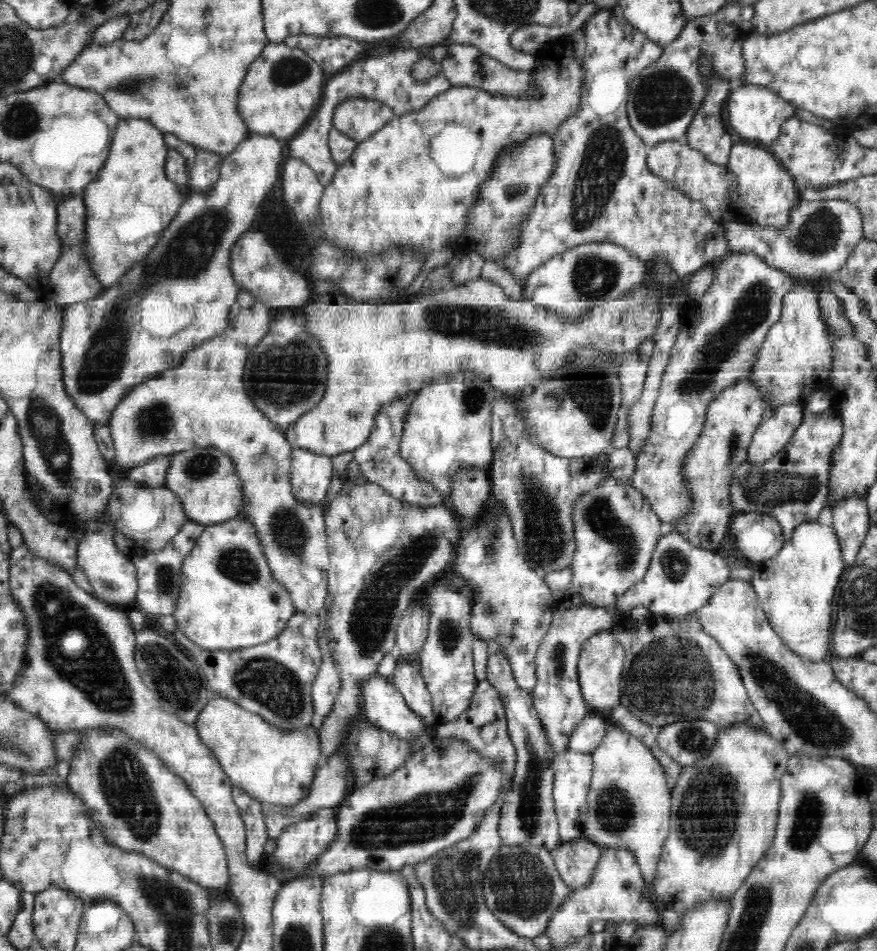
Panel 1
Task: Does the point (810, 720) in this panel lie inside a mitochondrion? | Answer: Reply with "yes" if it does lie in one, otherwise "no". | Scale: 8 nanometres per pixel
yes

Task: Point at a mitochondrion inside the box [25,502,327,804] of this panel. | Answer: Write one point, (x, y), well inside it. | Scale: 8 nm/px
(95, 671)

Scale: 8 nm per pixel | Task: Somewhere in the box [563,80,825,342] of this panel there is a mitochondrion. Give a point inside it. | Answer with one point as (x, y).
(604, 160)

